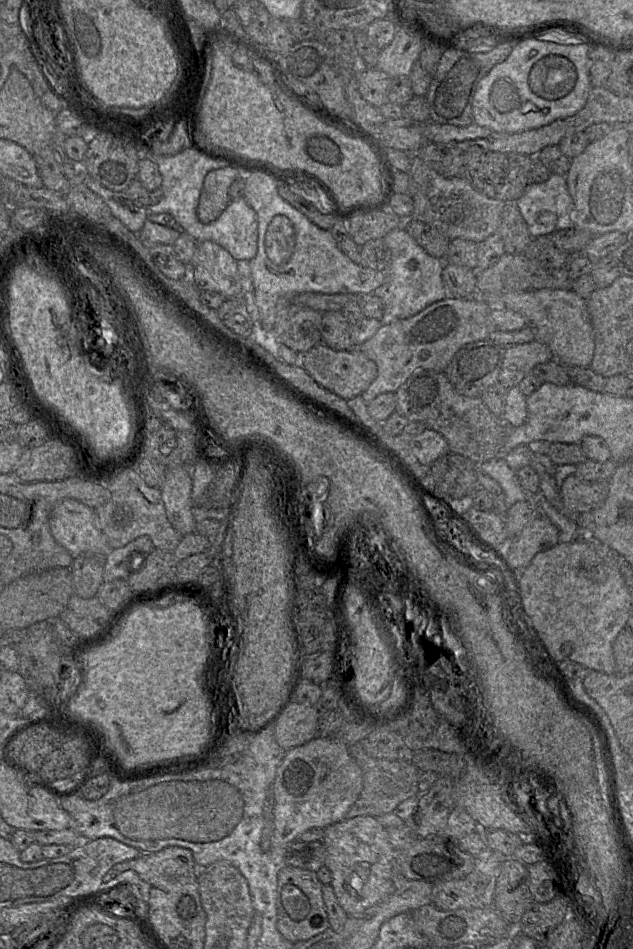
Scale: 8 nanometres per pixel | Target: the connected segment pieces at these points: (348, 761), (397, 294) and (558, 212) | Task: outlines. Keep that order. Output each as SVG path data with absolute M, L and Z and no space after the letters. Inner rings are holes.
M315 737L286 751L273 785L274 831L271 846L287 846L308 829L324 829L345 819L345 814L359 798L363 787L362 770L351 756L348 746L334 737Z
M397 227L383 237L391 252L391 259L385 270L385 281L372 294L381 298L385 312L382 325L416 315L434 302L448 297L442 280L443 260L428 254L404 229Z
M551 174L550 178L543 183L531 183L516 203L533 239L574 226L574 201L568 190L566 176Z

